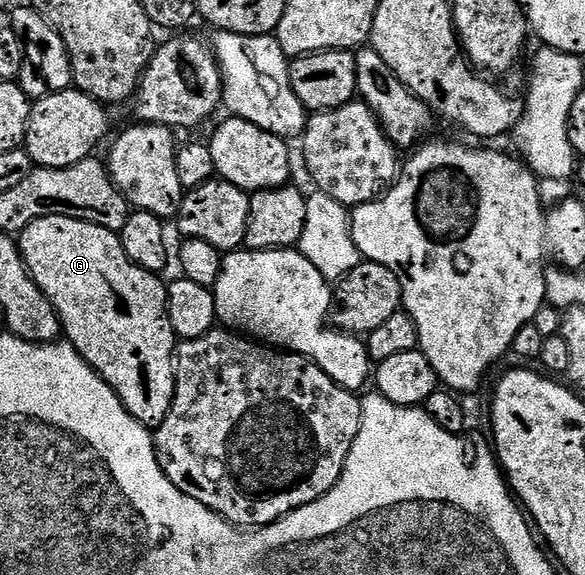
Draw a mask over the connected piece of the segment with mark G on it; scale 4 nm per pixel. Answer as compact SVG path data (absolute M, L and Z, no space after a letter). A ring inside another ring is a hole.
M42 216L34 220L24 232L18 233L17 243L19 253L23 255L23 261L27 267L27 273L33 278L33 282L37 282L37 286L45 294L45 298L51 300L51 304L55 308L55 313L59 315L59 327L62 335L65 337L66 343L74 346L81 354L81 358L93 371L104 380L110 388L121 398L121 402L125 406L125 410L129 414L133 414L133 418L137 418L144 426L152 430L158 428L169 414L171 403L173 402L173 394L175 393L175 361L177 359L177 337L173 326L169 322L169 310L167 309L167 284L164 283L156 273L149 270L141 270L141 266L137 266L129 258L129 254L125 254L123 244L119 240L118 232L110 232L101 226L97 226L93 222L85 222L77 218L69 218L68 216Z

